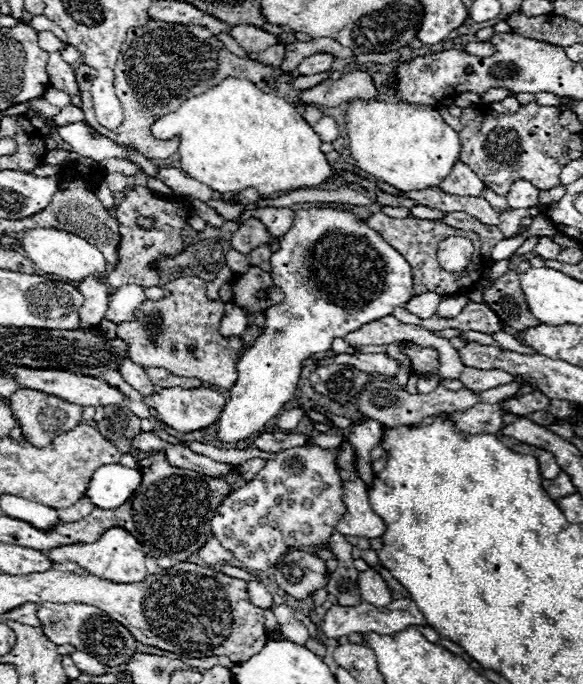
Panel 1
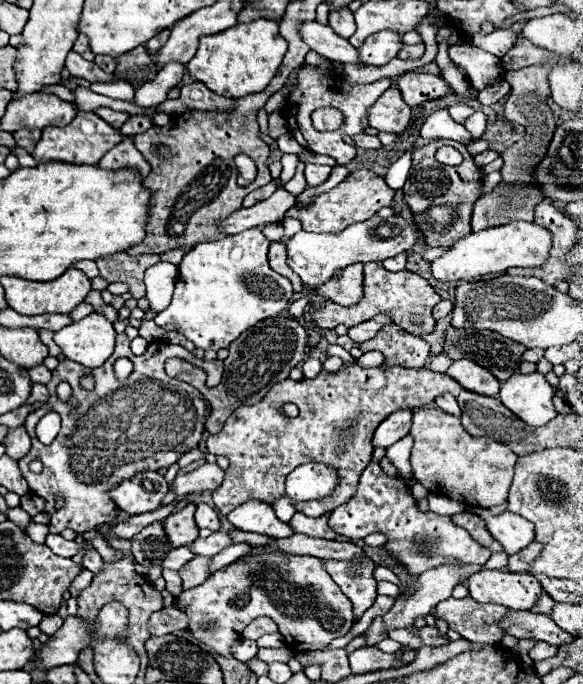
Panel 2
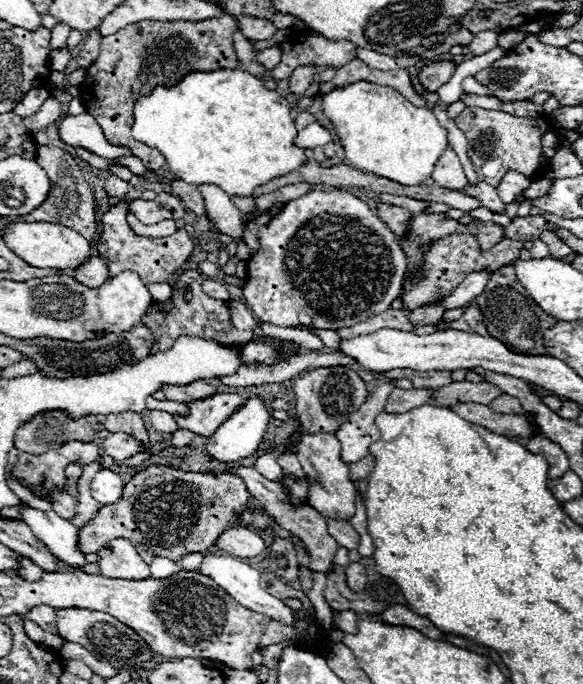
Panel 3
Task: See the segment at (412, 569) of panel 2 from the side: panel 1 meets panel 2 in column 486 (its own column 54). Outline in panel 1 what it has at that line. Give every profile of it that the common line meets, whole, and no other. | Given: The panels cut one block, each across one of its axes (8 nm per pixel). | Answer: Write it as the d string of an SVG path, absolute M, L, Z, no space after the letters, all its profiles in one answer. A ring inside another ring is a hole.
M110 528L104 532L94 544L72 544L72 546L60 546L48 552L50 560L54 562L64 562L64 560L74 560L80 568L84 568L88 574L112 580L118 584L130 584L130 582L140 582L148 576L148 570L144 566L146 554L142 552L142 546L138 540L126 532L124 528Z

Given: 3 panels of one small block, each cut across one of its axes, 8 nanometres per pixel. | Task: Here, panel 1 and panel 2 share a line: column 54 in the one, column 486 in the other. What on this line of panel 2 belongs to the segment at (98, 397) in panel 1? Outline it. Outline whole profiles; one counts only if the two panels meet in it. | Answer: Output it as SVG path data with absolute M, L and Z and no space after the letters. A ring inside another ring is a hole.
M454 360L454 364L446 372L452 380L456 380L464 390L476 392L480 396L498 396L500 382L486 372L486 368L470 362L470 360Z

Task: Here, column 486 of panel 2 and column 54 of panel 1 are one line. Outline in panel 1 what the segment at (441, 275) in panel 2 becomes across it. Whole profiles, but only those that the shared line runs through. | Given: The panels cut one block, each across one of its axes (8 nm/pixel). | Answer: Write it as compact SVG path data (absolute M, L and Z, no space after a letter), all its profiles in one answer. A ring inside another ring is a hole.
M32 228L22 232L22 248L26 252L26 256L42 270L48 274L56 274L60 278L66 280L82 280L84 276L104 276L108 270L108 264L104 260L104 256L100 254L100 250L96 246L92 246L90 242L86 242L80 236L74 236L70 232L64 230L56 230L56 228Z

